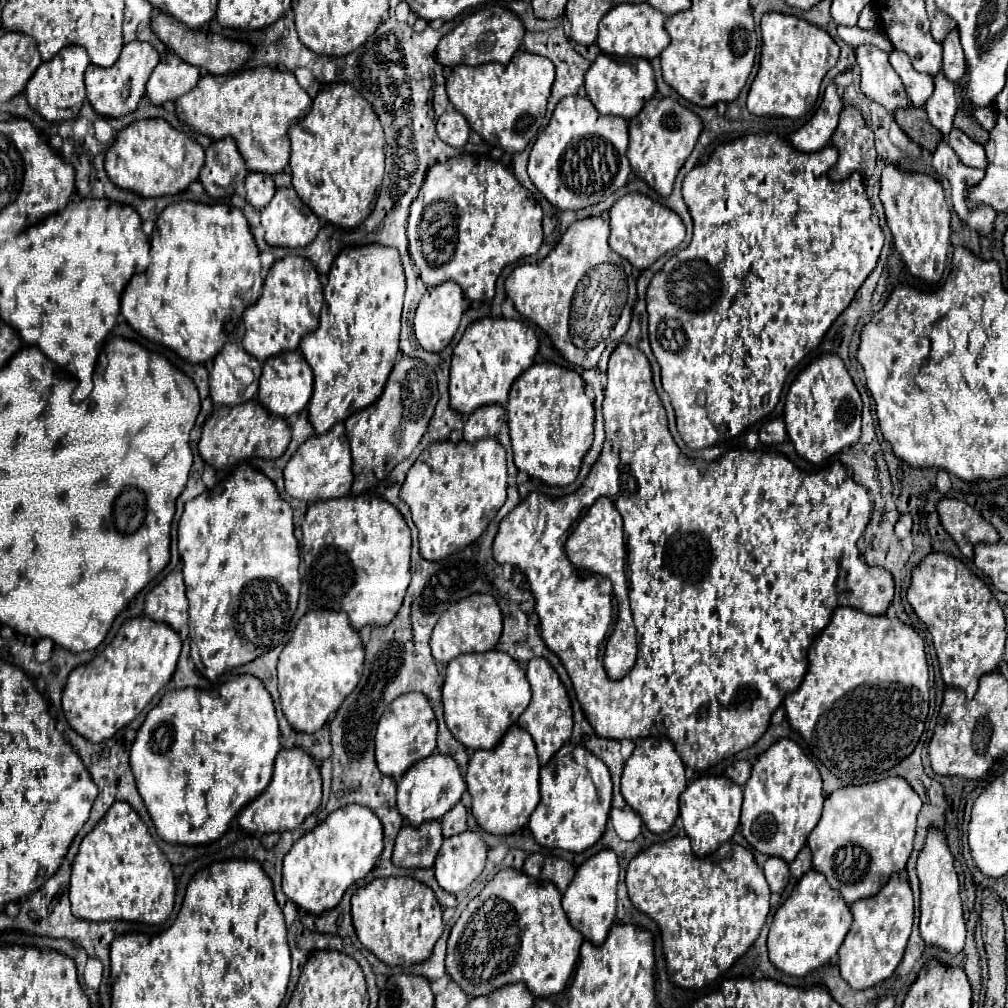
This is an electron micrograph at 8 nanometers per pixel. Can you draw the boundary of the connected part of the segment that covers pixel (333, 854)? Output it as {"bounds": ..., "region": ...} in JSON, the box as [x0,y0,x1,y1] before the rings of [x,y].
{"bounds":[282,805,382,915],"region":[[[346,805],[330,813],[320,825],[304,833],[284,857],[282,889],[292,903],[320,915],[334,909],[344,891],[366,877],[382,853],[382,825],[368,807]]]}

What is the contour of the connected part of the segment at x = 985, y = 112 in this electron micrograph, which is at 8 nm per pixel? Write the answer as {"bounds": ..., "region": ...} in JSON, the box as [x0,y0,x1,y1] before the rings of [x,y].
{"bounds":[976,107,996,131],"region":[[[994,107],[978,109],[978,111],[976,111],[976,121],[980,123],[986,131],[994,129],[994,125],[996,125],[996,111],[994,111]]]}

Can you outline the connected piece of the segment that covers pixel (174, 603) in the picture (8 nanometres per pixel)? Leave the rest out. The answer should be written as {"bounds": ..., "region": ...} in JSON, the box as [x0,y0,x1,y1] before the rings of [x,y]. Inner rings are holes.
{"bounds":[144,571,188,631],"region":[[[172,571],[146,595],[144,615],[168,623],[174,631],[188,623],[188,599],[180,571]]]}

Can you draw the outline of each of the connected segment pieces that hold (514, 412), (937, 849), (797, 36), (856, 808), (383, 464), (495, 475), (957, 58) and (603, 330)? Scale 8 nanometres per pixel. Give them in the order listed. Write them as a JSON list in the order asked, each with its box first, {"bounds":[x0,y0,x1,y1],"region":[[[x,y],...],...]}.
[{"bounds":[506,361,594,485],"region":[[[550,361],[534,363],[526,373],[522,373],[514,381],[506,413],[516,467],[532,477],[546,481],[548,485],[570,485],[578,477],[582,457],[586,455],[594,439],[594,405],[592,399],[588,399],[588,395],[584,393],[582,377],[572,369],[566,369]]]},{"bounds":[918,831,964,955],"region":[[[930,831],[926,845],[918,857],[918,879],[920,879],[920,937],[926,945],[942,949],[950,955],[958,955],[964,949],[964,917],[960,903],[960,885],[954,871],[952,855],[946,845],[946,837],[940,831]]]},{"bounds":[748,13,840,117],"region":[[[768,13],[762,17],[760,67],[748,91],[748,111],[754,115],[802,117],[812,109],[824,75],[836,65],[840,47],[820,27],[794,15]]]},{"bounds":[808,777,920,903],"region":[[[886,777],[866,785],[848,785],[836,789],[832,795],[826,797],[824,813],[808,837],[814,869],[826,875],[828,883],[842,893],[846,903],[876,895],[888,883],[892,873],[898,873],[906,867],[906,861],[914,851],[916,817],[920,809],[920,795],[902,777]]]},{"bounds":[344,355,438,493],"region":[[[402,355],[394,363],[378,401],[362,411],[356,411],[344,421],[346,437],[352,451],[354,493],[364,493],[374,485],[378,485],[394,469],[396,463],[404,461],[416,449],[434,413],[436,401],[438,401],[438,387],[434,369],[420,359]]]},{"bounds":[400,437,506,561],"region":[[[488,437],[476,443],[452,443],[452,441],[438,441],[428,445],[416,459],[416,463],[406,473],[406,481],[400,489],[400,497],[412,509],[412,519],[420,531],[420,555],[428,561],[444,559],[452,555],[472,541],[476,541],[496,511],[506,501],[506,451],[498,439]]]},{"bounds":[942,29,966,83],"region":[[[956,29],[946,37],[942,47],[944,47],[944,65],[942,65],[944,75],[950,83],[960,83],[960,77],[964,77],[966,63],[964,63],[964,51]]]},{"bounds":[506,217,636,369],"region":[[[588,217],[588,219],[576,221],[560,237],[558,245],[548,253],[546,259],[538,263],[518,265],[506,279],[506,295],[514,301],[514,307],[520,311],[520,315],[528,317],[540,329],[544,329],[552,339],[554,347],[562,353],[562,357],[568,363],[584,369],[596,367],[602,351],[628,331],[630,313],[636,303],[634,269],[626,259],[620,259],[618,255],[614,255],[614,251],[608,245],[608,235],[610,235],[610,221],[606,217]]]}]

